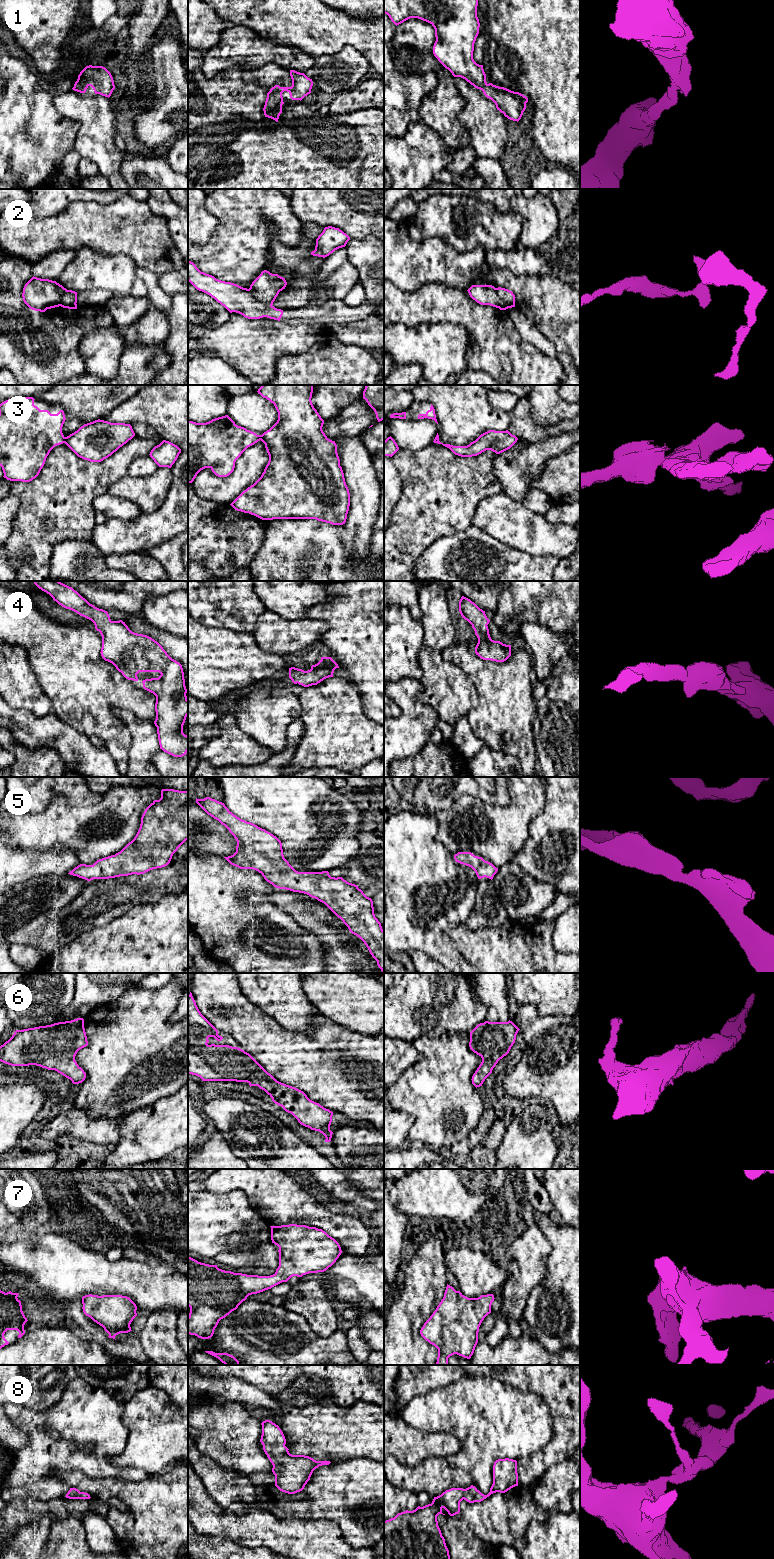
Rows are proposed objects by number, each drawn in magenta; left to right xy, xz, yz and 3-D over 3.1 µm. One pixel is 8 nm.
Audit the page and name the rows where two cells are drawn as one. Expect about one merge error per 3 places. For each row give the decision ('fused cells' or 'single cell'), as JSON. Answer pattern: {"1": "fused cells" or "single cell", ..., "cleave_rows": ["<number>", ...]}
{"1": "single cell", "2": "single cell", "3": "fused cells", "4": "single cell", "5": "single cell", "6": "single cell", "7": "single cell", "8": "single cell", "cleave_rows": ["3"]}

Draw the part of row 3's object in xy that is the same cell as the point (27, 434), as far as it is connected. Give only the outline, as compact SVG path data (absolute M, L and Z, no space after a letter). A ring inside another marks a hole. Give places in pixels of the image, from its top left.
M33 397L8 399L0 404L0 466L4 478L30 482L43 468L50 451L64 443L62 427L66 420L63 410L51 414L34 405Z

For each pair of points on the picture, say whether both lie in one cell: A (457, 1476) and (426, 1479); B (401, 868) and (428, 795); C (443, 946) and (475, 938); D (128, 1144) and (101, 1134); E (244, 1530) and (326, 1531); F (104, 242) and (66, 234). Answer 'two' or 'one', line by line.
A: one
B: two
C: two
D: two
E: one
F: one

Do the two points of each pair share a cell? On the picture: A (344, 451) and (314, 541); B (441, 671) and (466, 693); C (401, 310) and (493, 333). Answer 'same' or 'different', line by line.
A: different
B: same
C: same

